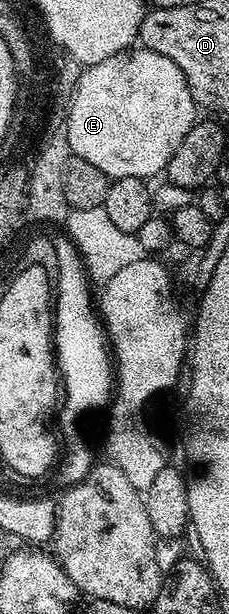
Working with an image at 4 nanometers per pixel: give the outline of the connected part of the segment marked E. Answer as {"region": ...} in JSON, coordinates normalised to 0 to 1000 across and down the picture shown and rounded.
{"region":[[[594,75],[354,116],[301,173],[297,223],[319,254],[402,264],[489,293],[646,293],[729,275],[760,244],[795,238],[795,225],[830,218],[860,194],[865,171],[795,114],[777,114],[777,107],[742,94],[707,94],[707,88]]]}

